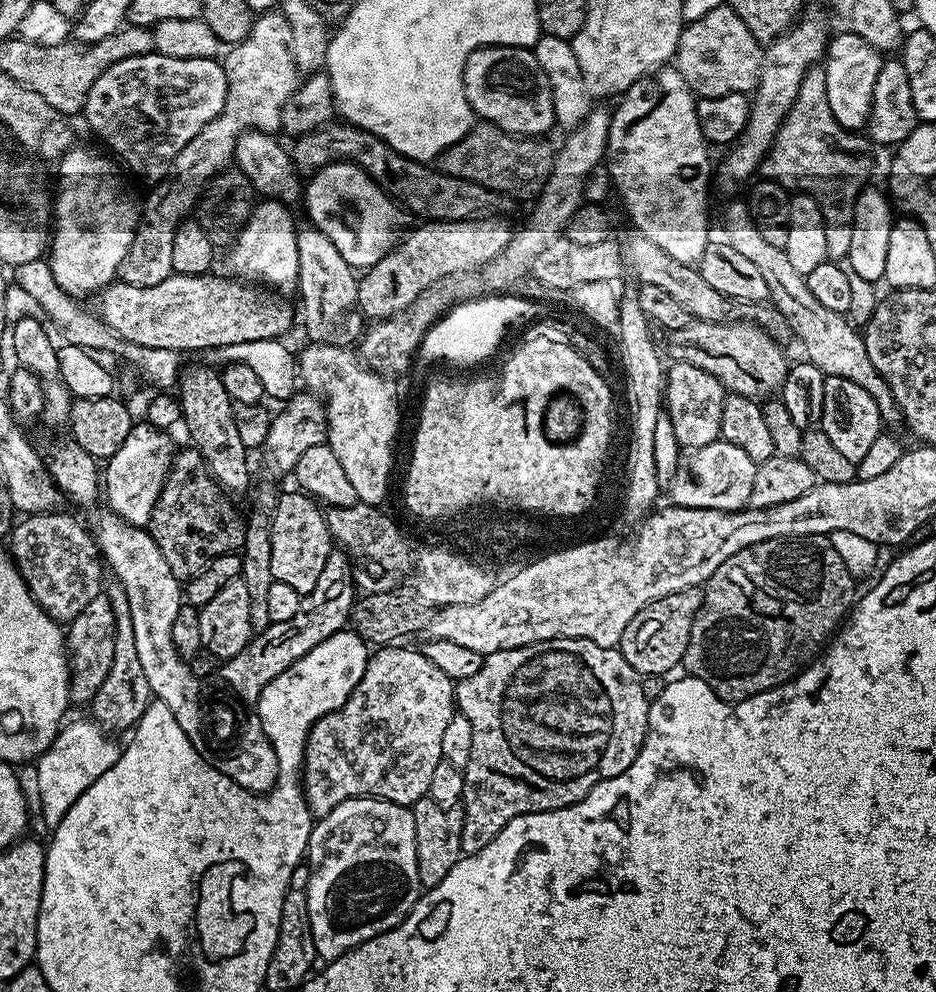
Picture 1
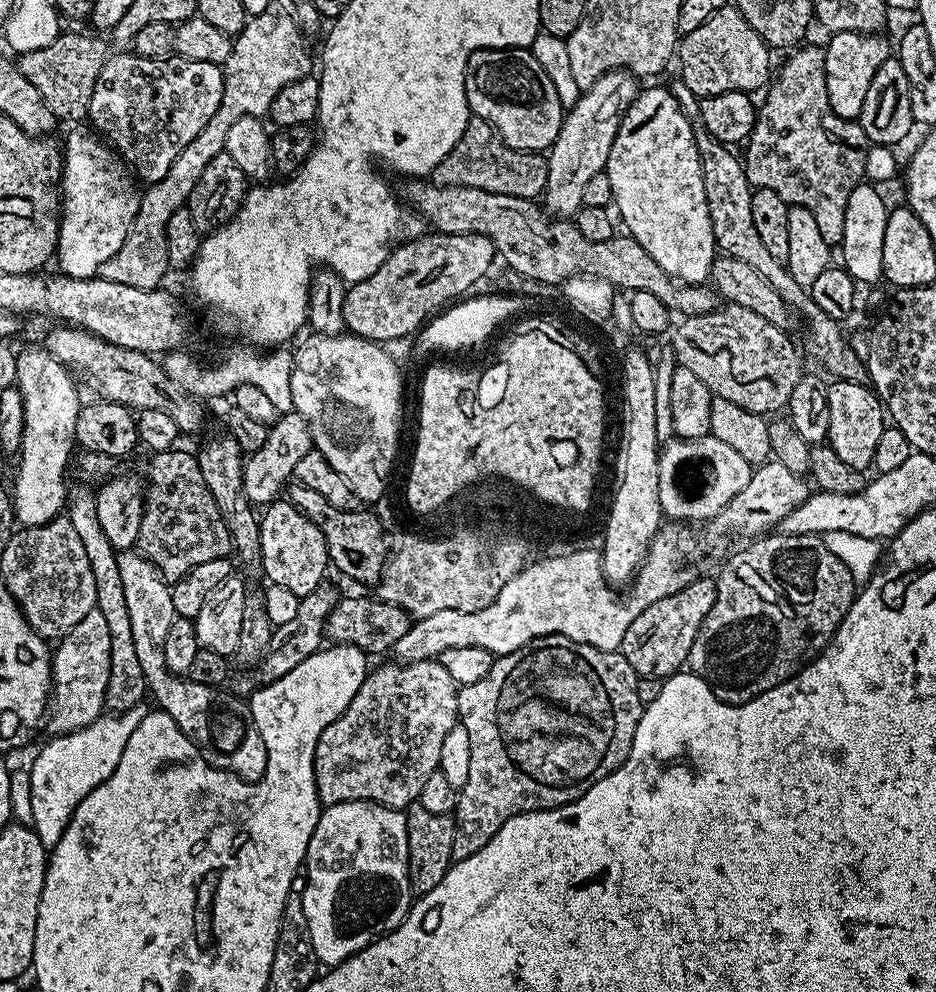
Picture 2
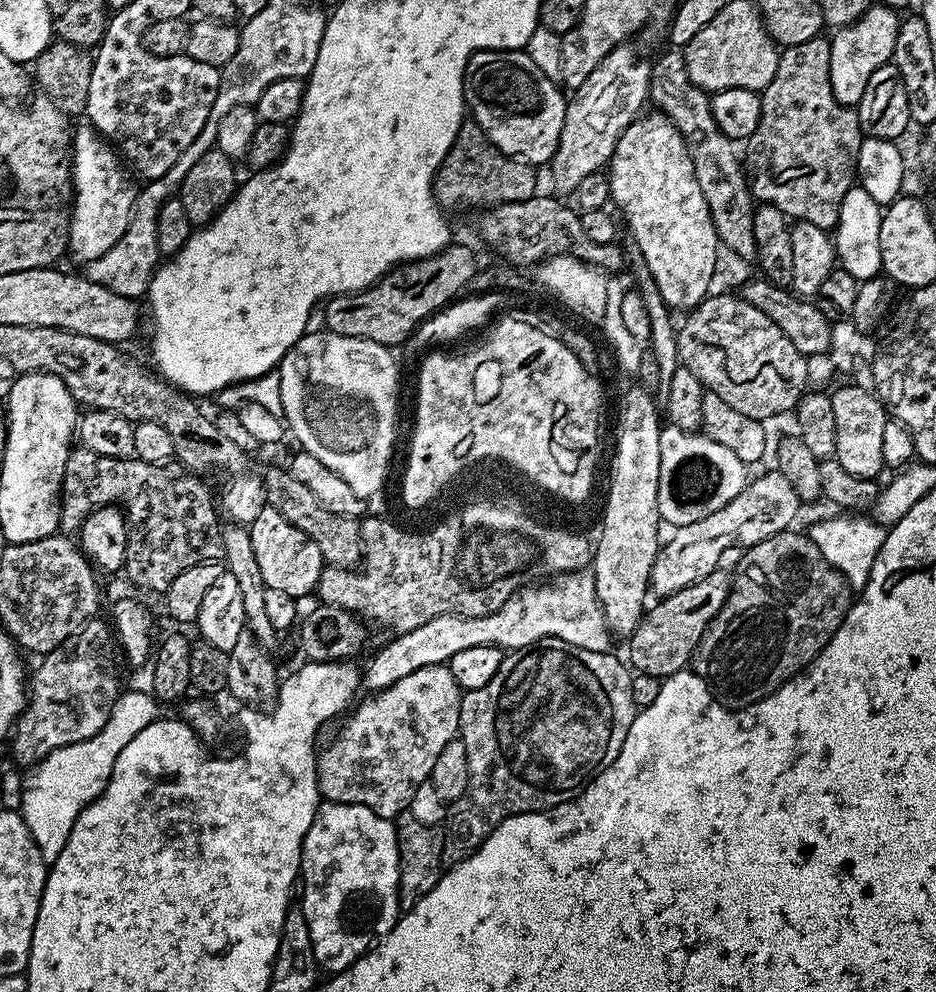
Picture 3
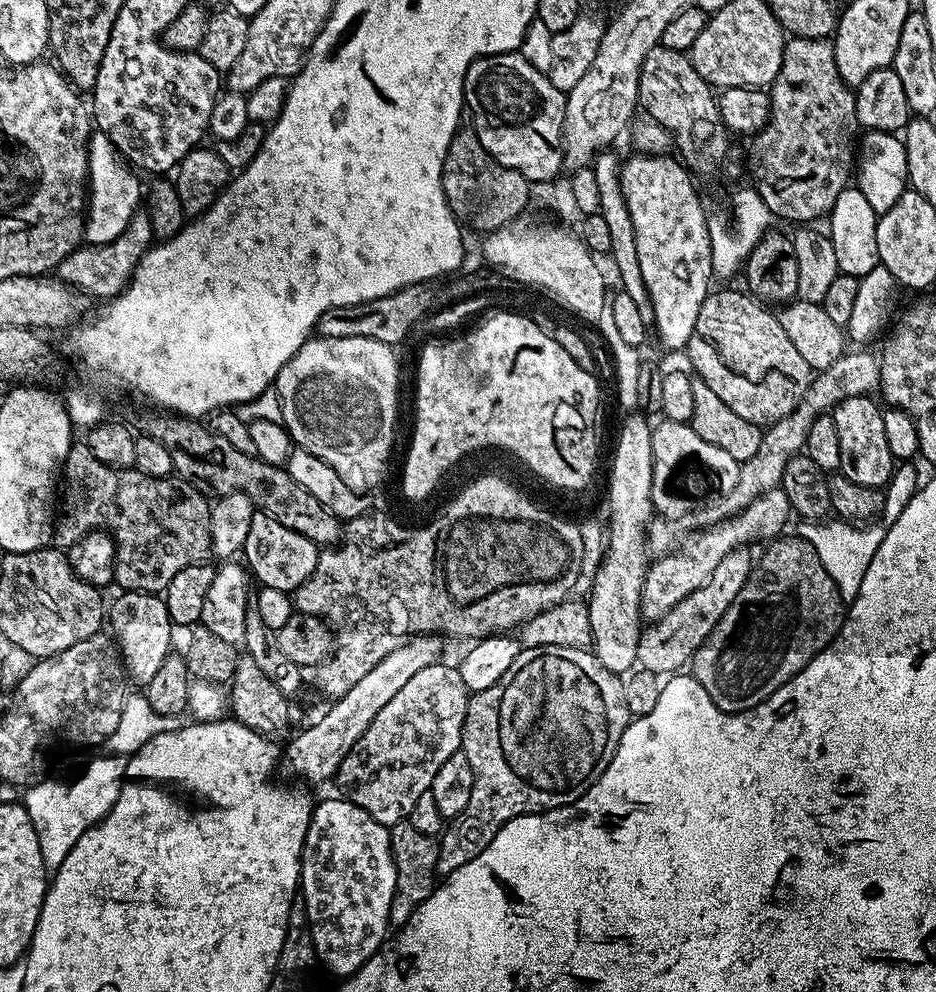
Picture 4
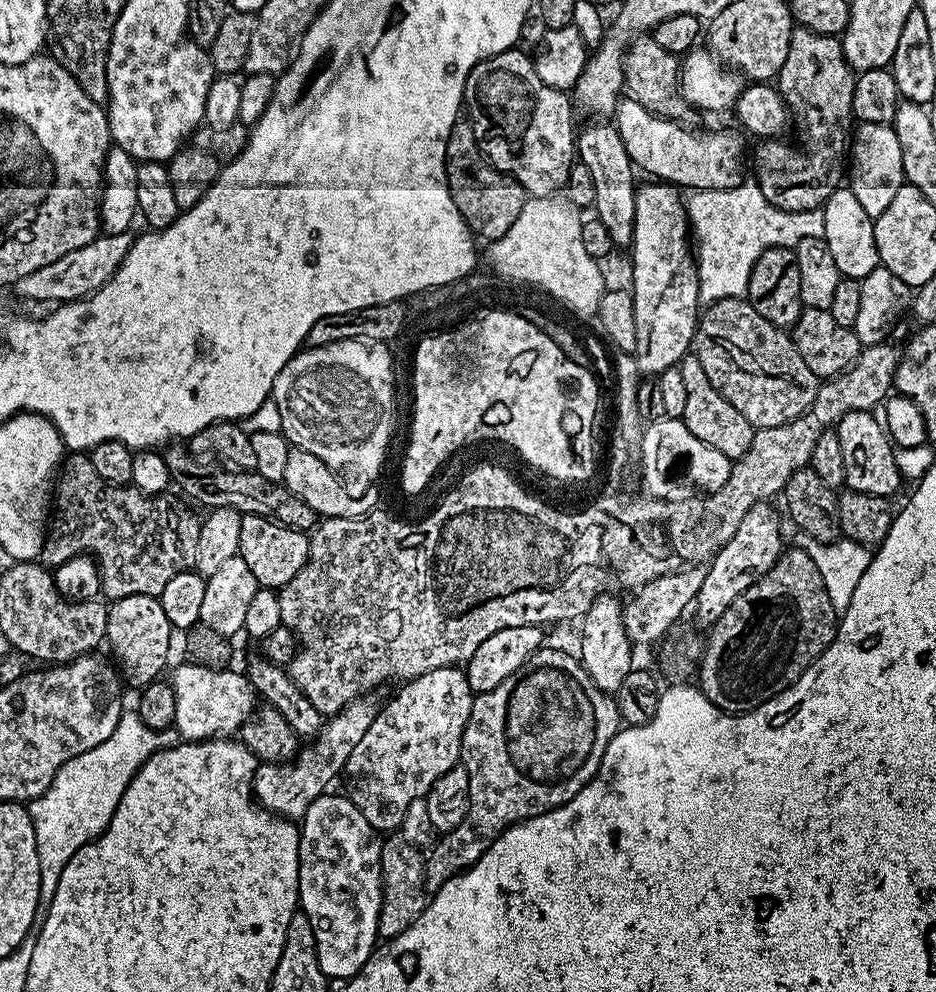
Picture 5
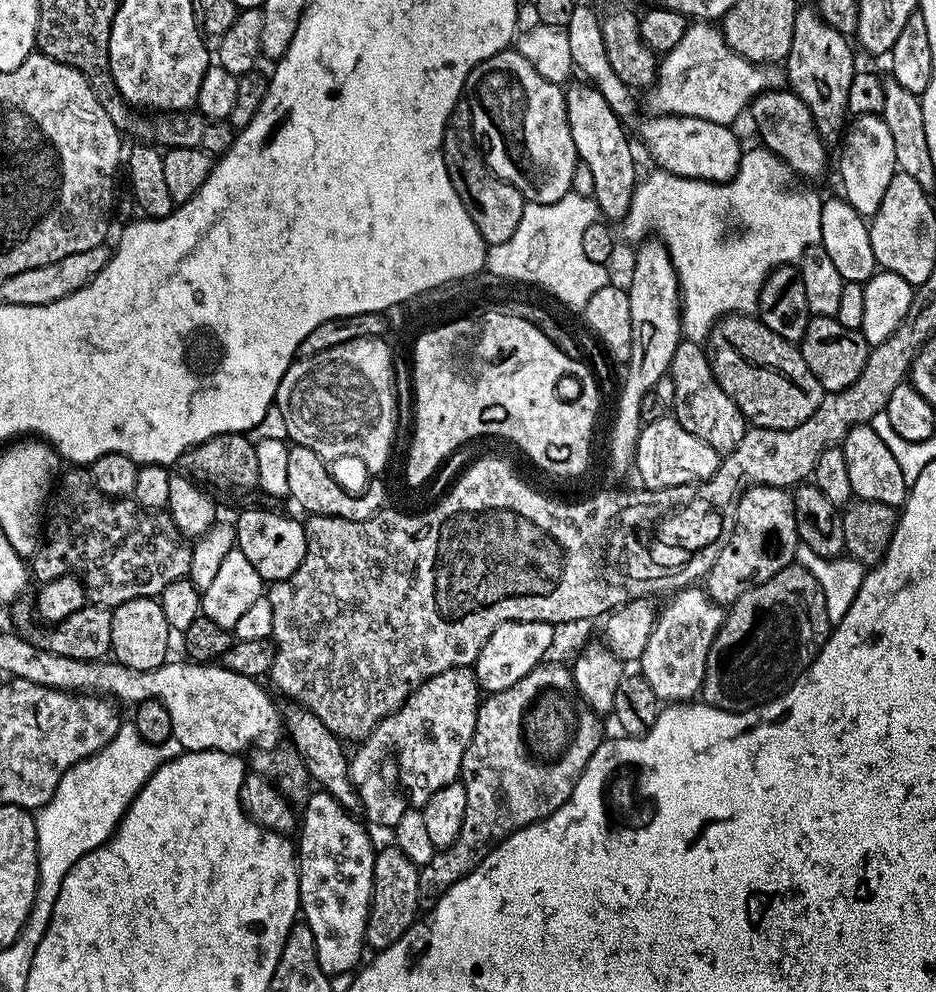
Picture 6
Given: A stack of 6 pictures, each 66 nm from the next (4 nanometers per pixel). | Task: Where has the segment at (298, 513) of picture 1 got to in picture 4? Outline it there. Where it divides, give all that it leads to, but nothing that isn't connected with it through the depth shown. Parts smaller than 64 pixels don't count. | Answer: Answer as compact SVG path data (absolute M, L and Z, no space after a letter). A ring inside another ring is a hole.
M257 511L250 522L250 534L246 534L242 558L257 585L292 594L302 586L302 582L306 582L306 578L310 578L310 574L314 574L320 554L321 549L313 540L294 530L286 530L282 522Z

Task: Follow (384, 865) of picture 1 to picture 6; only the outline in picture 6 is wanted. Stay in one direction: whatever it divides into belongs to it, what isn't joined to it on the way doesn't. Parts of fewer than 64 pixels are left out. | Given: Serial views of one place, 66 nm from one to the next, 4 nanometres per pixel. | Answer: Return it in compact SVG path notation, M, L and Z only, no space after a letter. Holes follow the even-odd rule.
M316 790L303 805L302 823L298 828L300 912L303 923L314 930L318 962L329 974L352 972L361 963L360 955L366 952L364 935L372 901L377 849L372 848L367 830L356 819L329 792Z

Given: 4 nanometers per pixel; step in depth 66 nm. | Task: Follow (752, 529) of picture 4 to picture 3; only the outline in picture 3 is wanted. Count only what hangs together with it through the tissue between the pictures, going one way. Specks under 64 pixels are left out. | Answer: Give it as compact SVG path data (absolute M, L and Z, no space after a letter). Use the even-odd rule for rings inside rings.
M776 468L770 469L768 473L760 475L758 478L753 477L749 484L739 492L738 497L732 499L722 509L708 514L706 518L698 519L687 526L675 529L671 534L670 540L664 540L660 553L656 555L656 561L652 567L652 579L650 581L650 592L653 597L663 598L706 578L711 572L717 571L721 567L720 559L727 554L731 548L742 546L749 548L758 542L765 541L766 538L772 537L776 533L787 531L800 509L802 509L801 500L782 473Z

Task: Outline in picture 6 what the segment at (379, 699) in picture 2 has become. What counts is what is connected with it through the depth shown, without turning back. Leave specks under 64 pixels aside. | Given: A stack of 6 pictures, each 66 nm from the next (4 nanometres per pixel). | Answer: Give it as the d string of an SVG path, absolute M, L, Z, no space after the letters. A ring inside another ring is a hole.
M468 666L451 668L418 686L408 695L406 702L397 712L391 712L386 719L380 721L380 725L363 740L357 747L360 749L357 750L356 756L354 752L350 760L352 781L360 795L363 815L366 814L374 823L391 829L398 822L398 818L402 818L406 807L406 801L400 791L423 797L426 790L457 783L466 746L474 734L481 699L482 693L480 685L476 683L475 671Z

